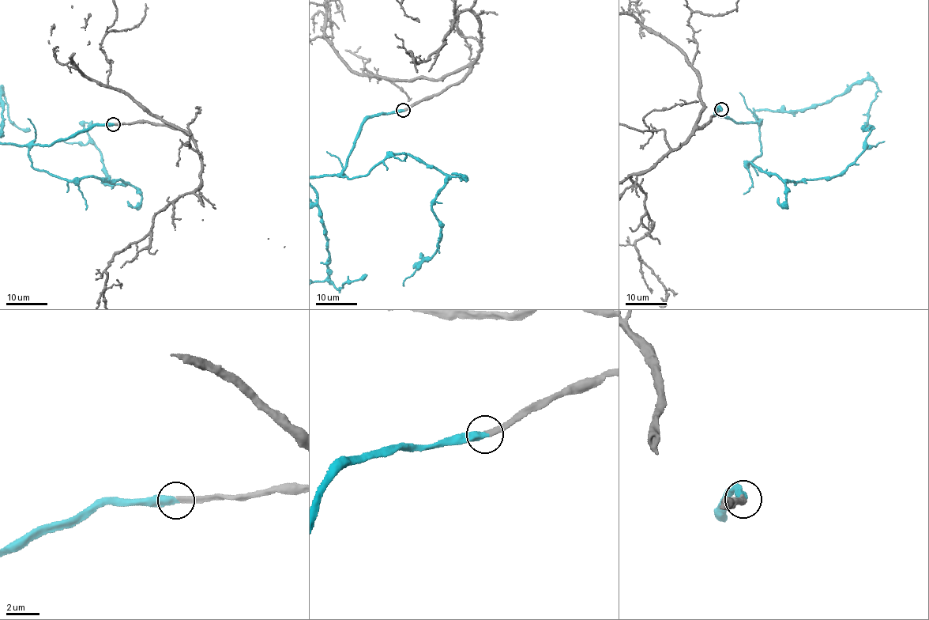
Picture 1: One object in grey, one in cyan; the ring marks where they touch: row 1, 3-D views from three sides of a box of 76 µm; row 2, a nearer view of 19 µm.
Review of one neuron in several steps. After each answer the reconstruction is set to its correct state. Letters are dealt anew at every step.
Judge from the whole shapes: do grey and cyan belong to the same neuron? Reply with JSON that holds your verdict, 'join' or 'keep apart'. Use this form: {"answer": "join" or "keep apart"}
{"answer": "join"}

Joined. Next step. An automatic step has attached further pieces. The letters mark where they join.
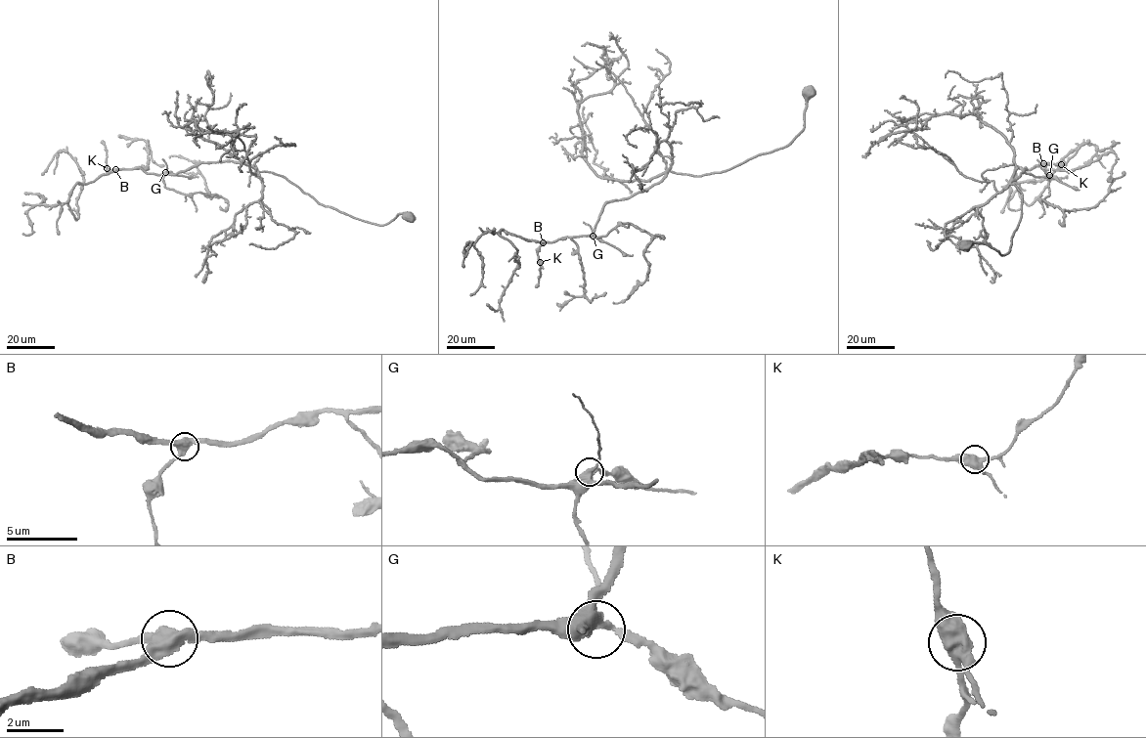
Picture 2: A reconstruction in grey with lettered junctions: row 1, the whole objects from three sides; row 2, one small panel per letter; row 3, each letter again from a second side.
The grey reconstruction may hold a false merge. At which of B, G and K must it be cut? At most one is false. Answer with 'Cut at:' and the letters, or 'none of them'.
Cut at: none of them

